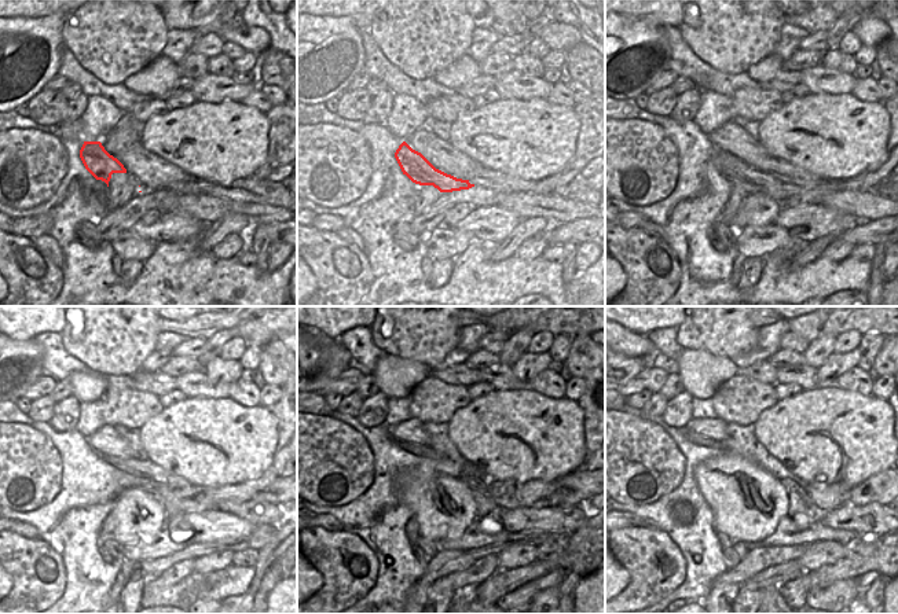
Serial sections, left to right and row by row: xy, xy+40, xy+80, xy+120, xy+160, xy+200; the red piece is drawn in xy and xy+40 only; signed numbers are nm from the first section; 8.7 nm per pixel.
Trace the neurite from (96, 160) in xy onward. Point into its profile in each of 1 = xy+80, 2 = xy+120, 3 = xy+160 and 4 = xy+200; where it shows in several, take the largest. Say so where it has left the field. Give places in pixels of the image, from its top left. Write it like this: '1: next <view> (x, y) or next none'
1: next xy+80 (744, 177)
2: next xy+120 (167, 497)
3: next xy+160 (484, 502)
4: next xy+200 (799, 500)

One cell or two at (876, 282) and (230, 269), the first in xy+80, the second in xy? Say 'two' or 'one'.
two

